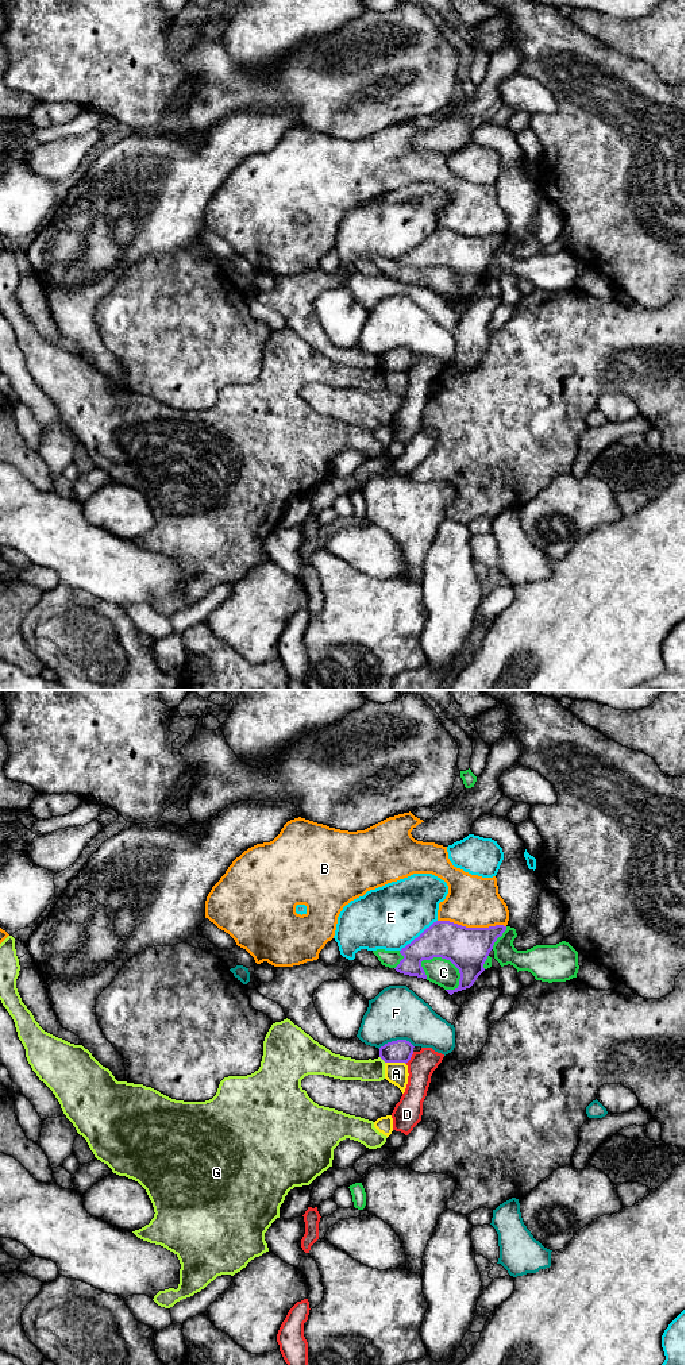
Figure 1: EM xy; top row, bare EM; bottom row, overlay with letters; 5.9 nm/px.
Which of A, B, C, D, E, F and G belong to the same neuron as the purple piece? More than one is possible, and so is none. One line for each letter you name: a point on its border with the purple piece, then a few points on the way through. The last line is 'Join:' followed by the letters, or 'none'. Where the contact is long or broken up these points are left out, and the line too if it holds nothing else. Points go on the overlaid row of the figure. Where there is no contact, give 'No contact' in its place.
Join: none

